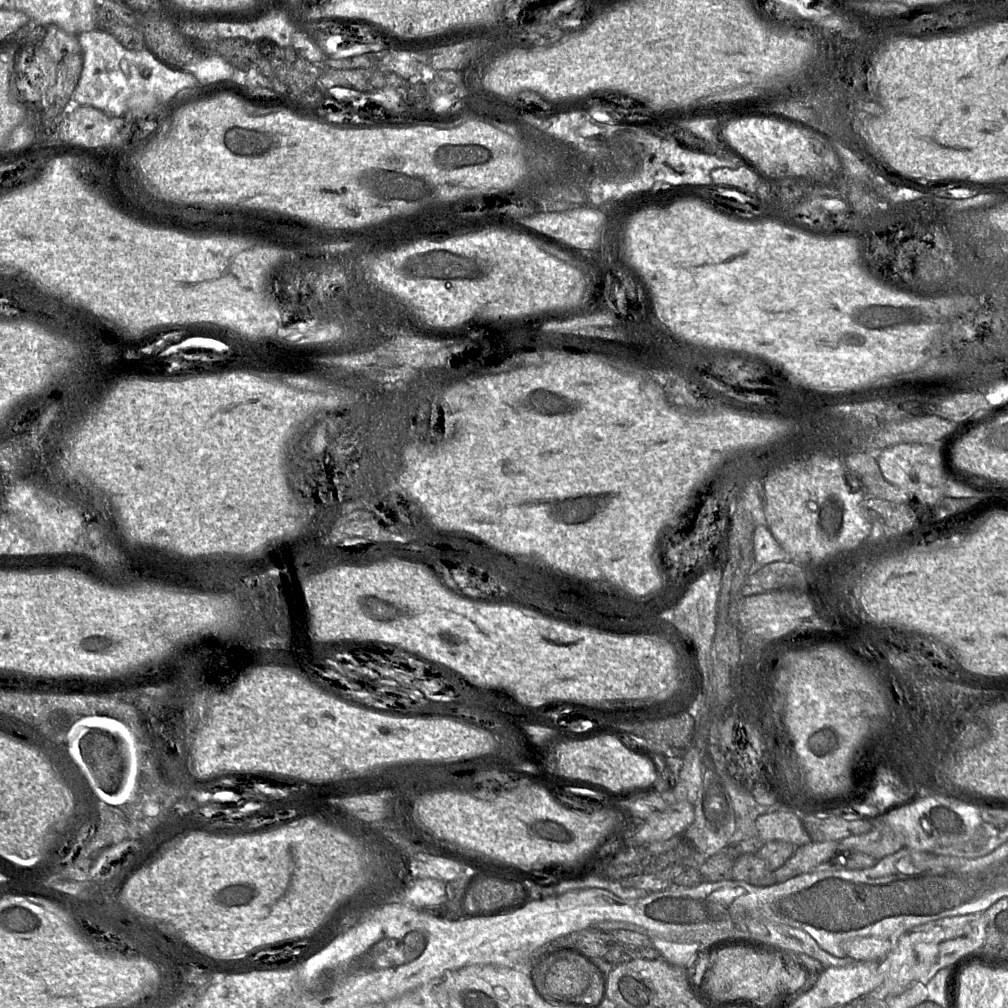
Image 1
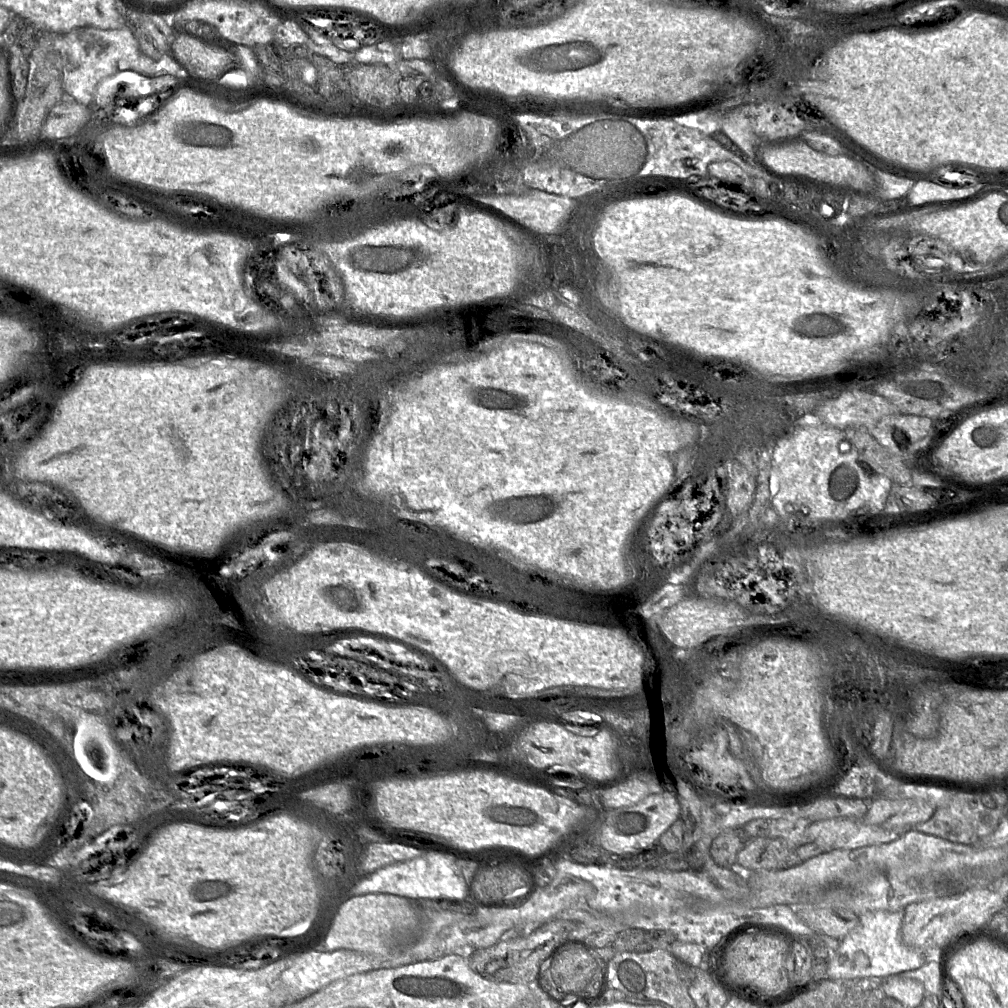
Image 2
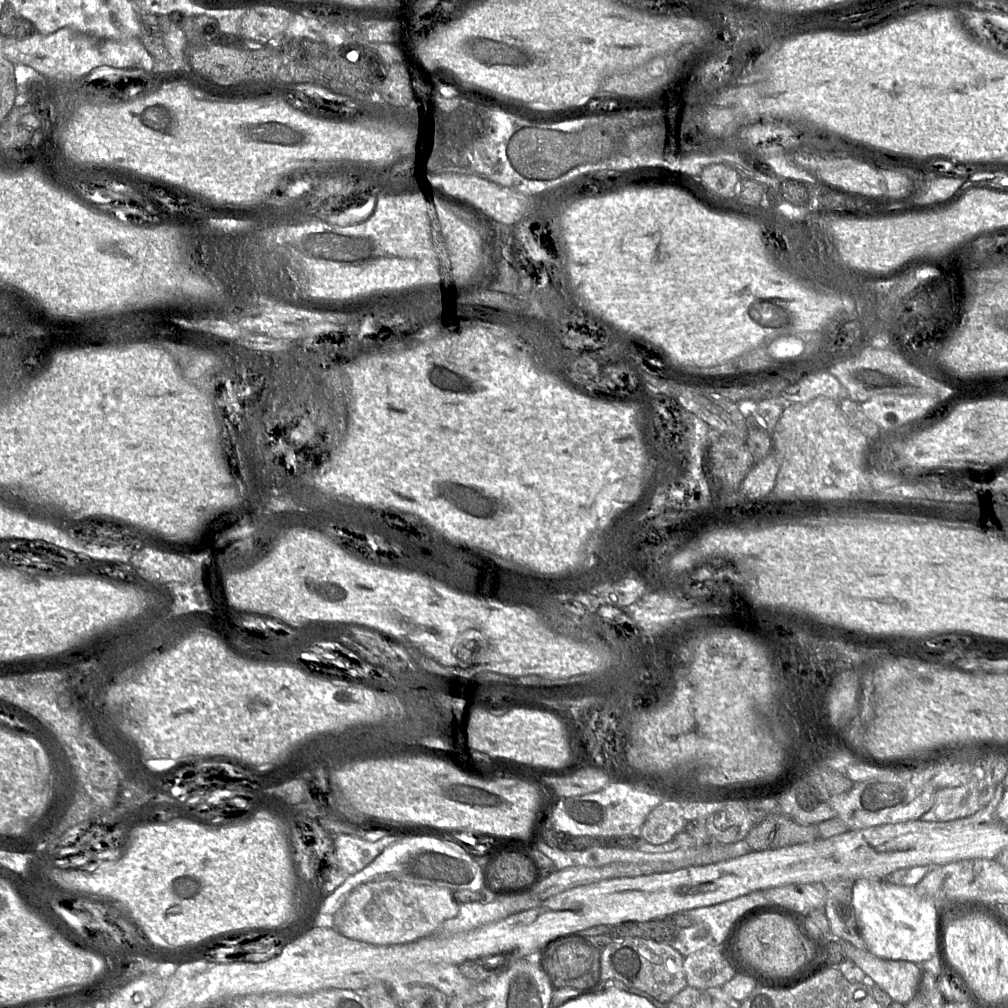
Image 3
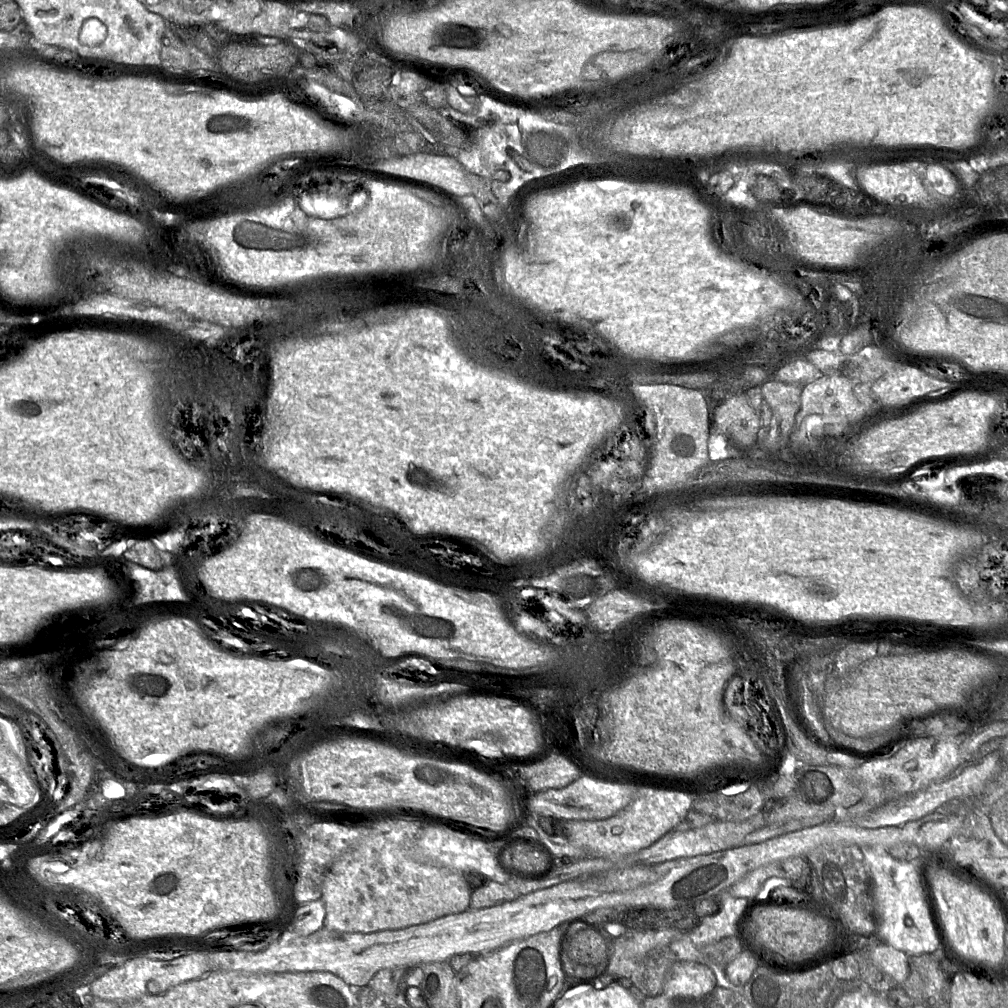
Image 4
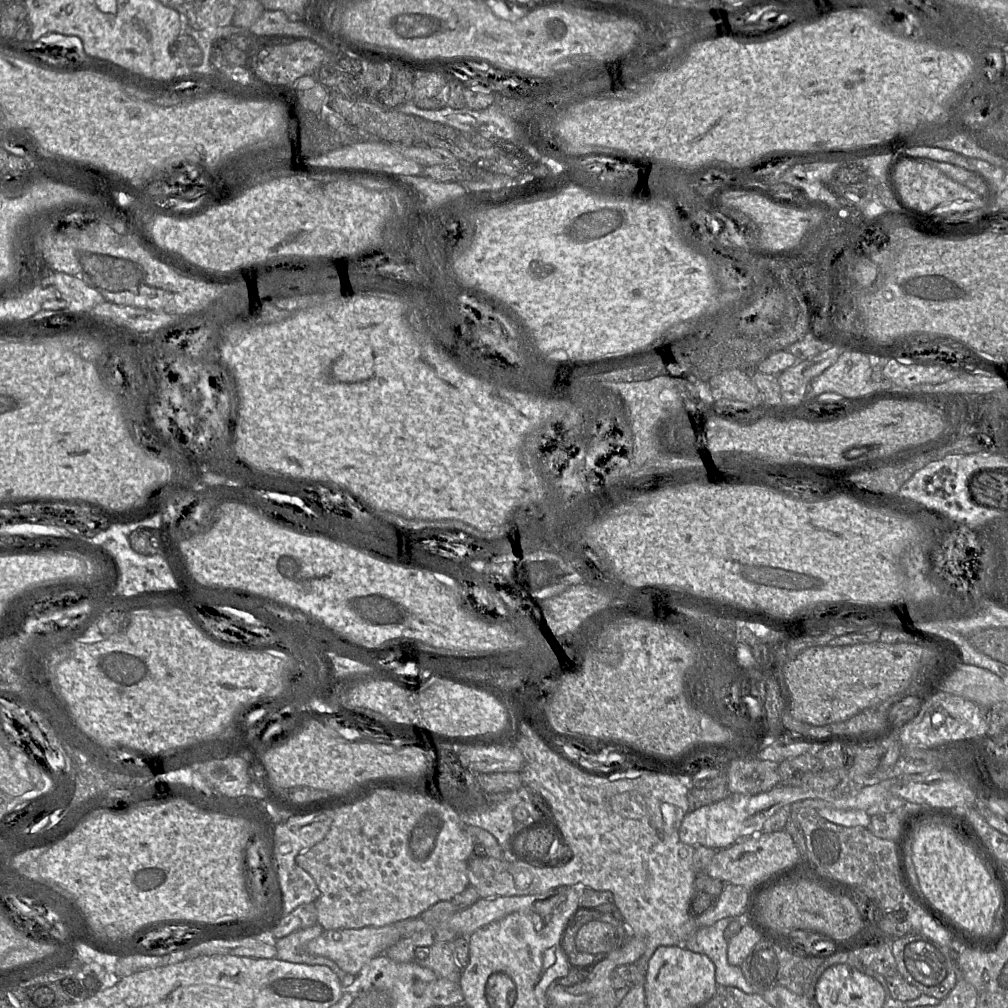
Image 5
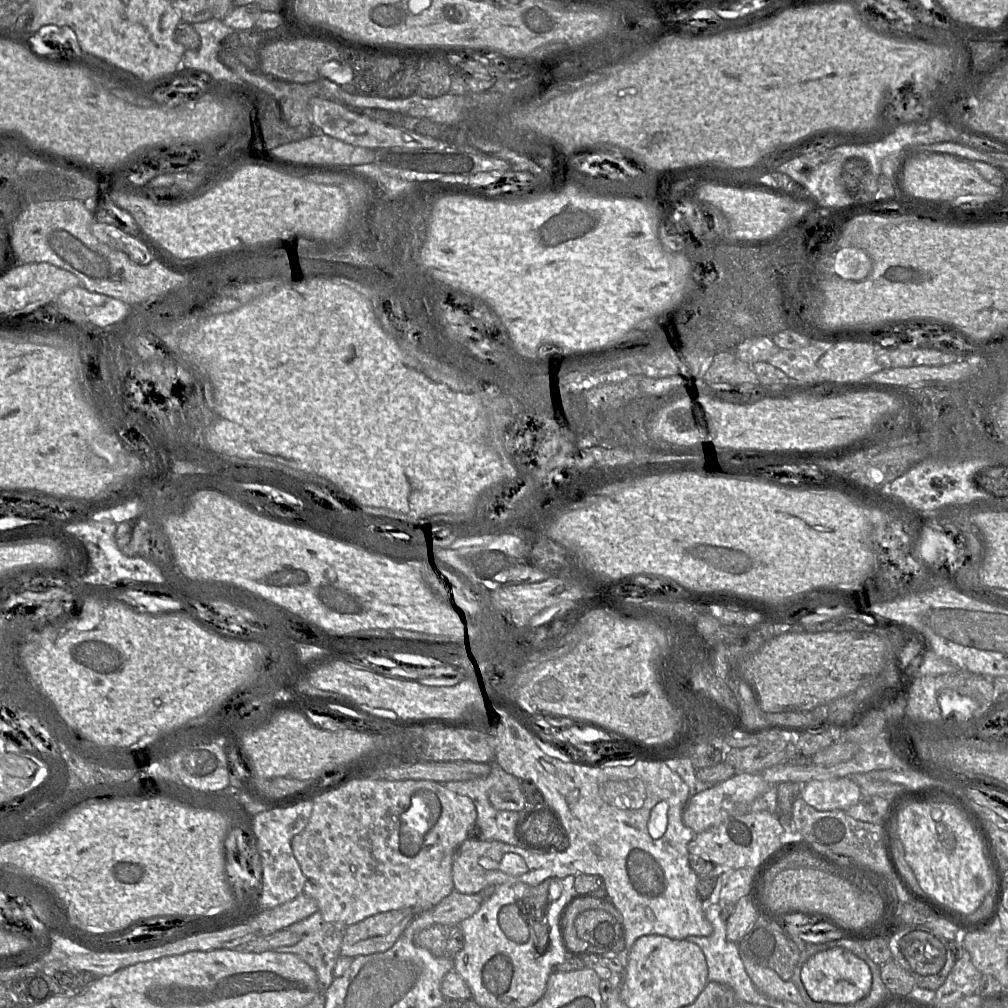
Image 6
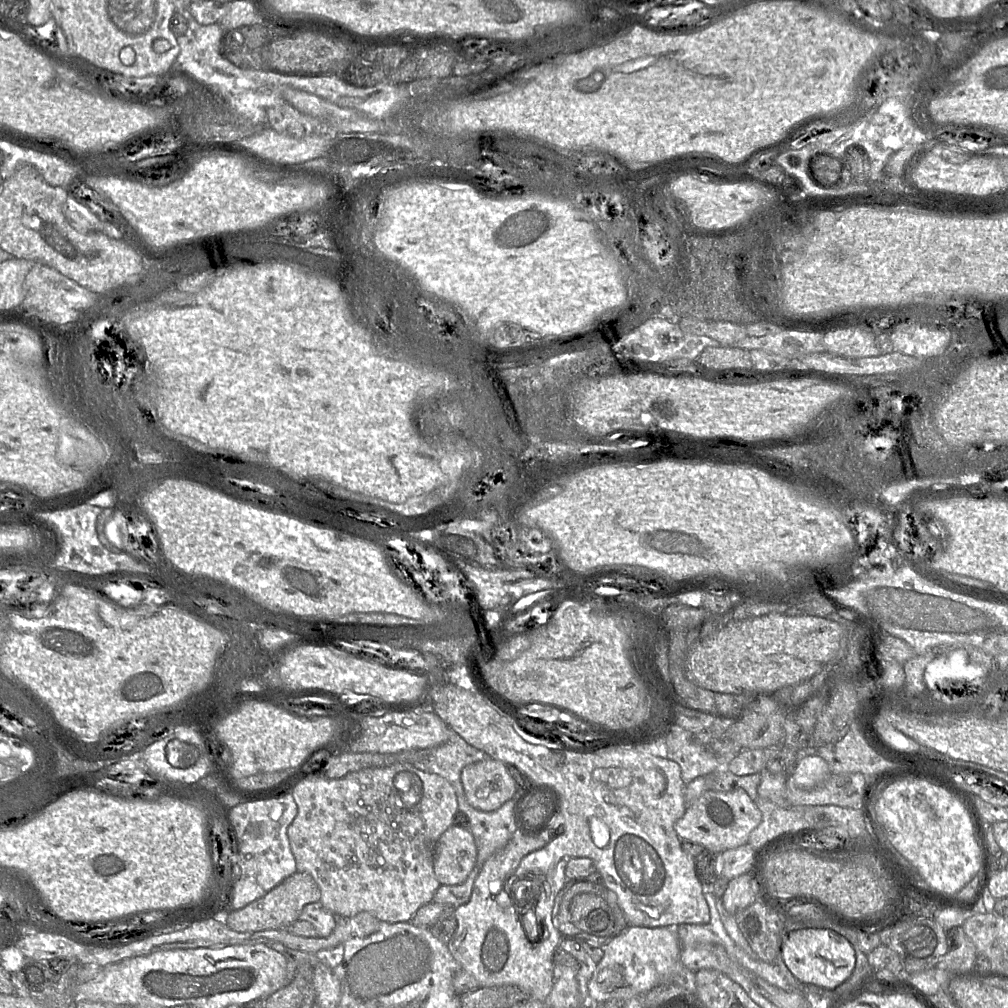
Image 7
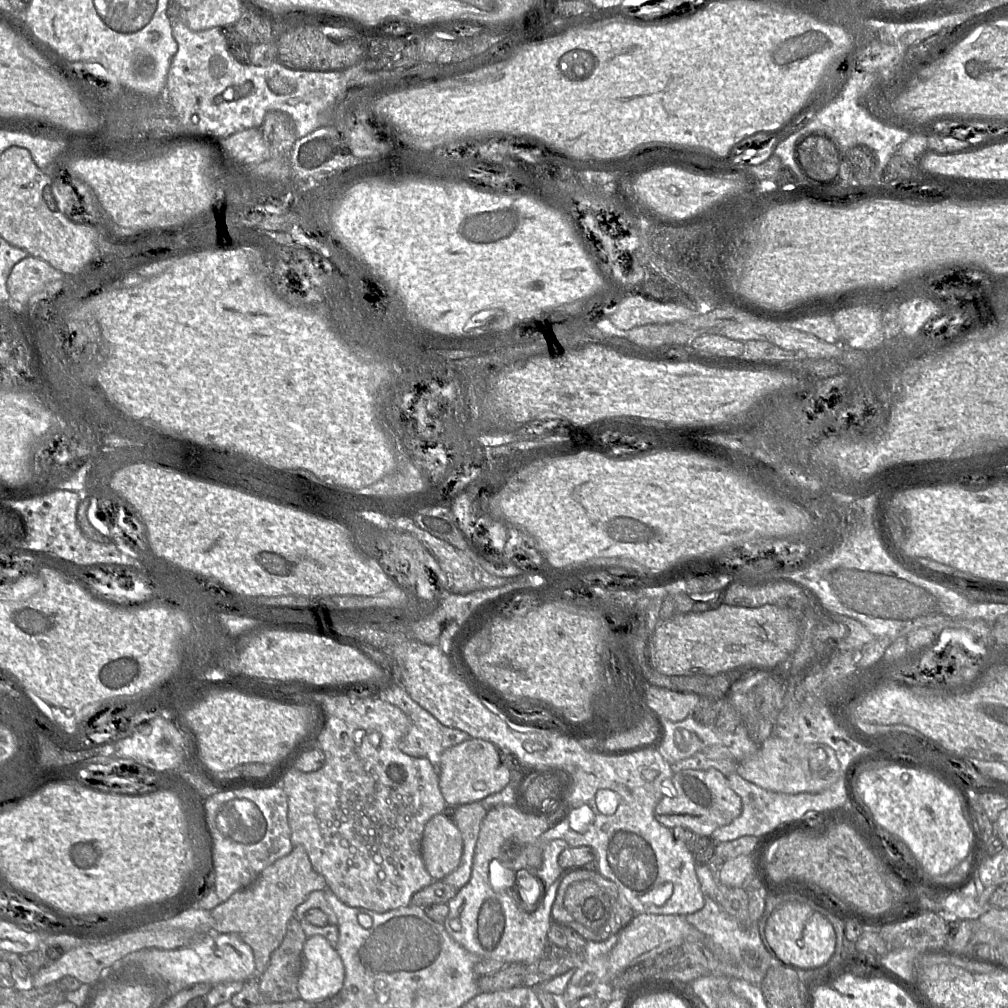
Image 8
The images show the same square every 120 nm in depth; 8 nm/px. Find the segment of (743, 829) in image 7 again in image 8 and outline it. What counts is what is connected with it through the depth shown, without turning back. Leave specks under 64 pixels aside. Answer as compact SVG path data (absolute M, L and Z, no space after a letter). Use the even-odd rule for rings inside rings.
M672 765L673 795L664 796L655 807L655 817L664 826L686 828L696 835L710 837L714 830L730 824L742 811L740 797L724 774L716 769L680 769Z

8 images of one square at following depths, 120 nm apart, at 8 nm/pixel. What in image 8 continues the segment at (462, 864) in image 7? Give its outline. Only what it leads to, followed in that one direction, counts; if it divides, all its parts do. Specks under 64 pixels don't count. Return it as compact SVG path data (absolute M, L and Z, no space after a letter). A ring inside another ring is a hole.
M440 813L426 823L421 854L434 880L442 880L459 866L463 854L463 838L452 818Z

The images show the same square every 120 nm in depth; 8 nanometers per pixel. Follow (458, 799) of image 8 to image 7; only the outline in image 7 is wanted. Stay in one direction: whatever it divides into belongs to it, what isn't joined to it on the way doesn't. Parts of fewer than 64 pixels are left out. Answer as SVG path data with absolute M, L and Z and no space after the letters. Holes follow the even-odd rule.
M488 756L464 767L461 781L467 802L483 811L497 810L517 791L507 765Z

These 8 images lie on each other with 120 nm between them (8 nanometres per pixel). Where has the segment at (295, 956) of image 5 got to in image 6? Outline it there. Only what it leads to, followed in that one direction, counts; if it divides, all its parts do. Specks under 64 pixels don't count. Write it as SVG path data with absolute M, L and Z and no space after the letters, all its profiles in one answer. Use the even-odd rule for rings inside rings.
M320 911L290 925L287 929L299 936L299 941L290 946L282 946L275 951L298 956L317 974L322 990L334 980L334 967L341 956L344 924L327 922Z

